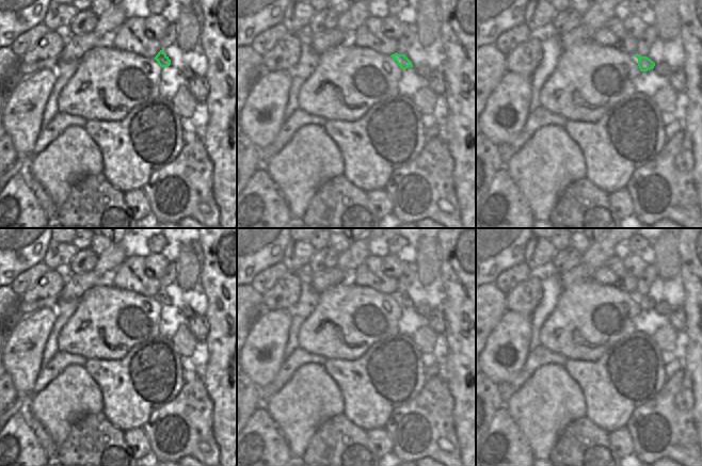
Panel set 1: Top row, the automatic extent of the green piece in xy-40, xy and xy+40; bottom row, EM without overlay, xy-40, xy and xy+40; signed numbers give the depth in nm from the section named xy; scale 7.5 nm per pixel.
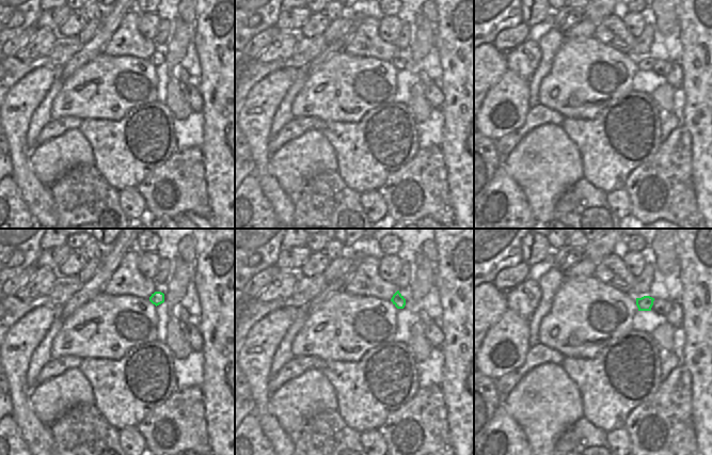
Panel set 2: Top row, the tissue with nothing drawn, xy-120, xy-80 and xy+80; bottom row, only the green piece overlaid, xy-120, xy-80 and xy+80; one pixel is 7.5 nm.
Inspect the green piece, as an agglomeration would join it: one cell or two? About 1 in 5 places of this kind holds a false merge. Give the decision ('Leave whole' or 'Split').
Leave whole

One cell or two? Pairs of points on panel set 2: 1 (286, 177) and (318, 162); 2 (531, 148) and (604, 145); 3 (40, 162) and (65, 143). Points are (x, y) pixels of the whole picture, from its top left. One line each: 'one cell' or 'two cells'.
1: one cell
2: two cells
3: one cell

